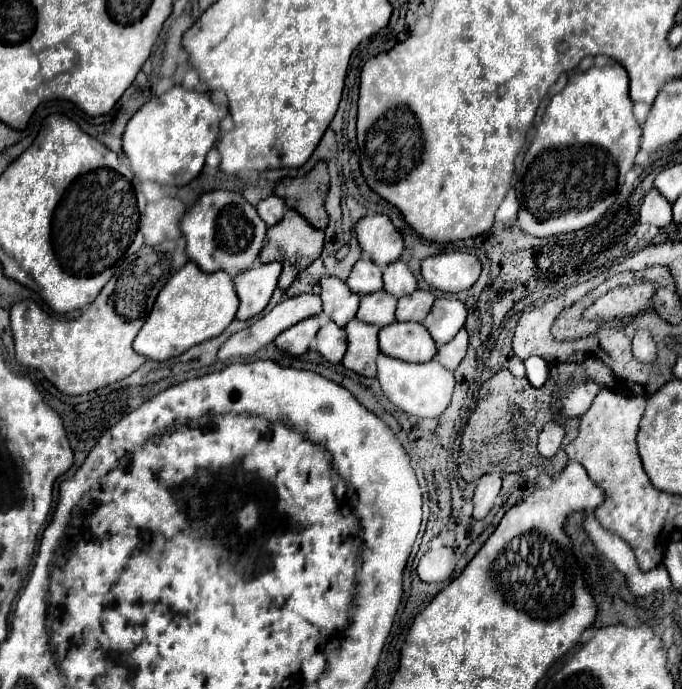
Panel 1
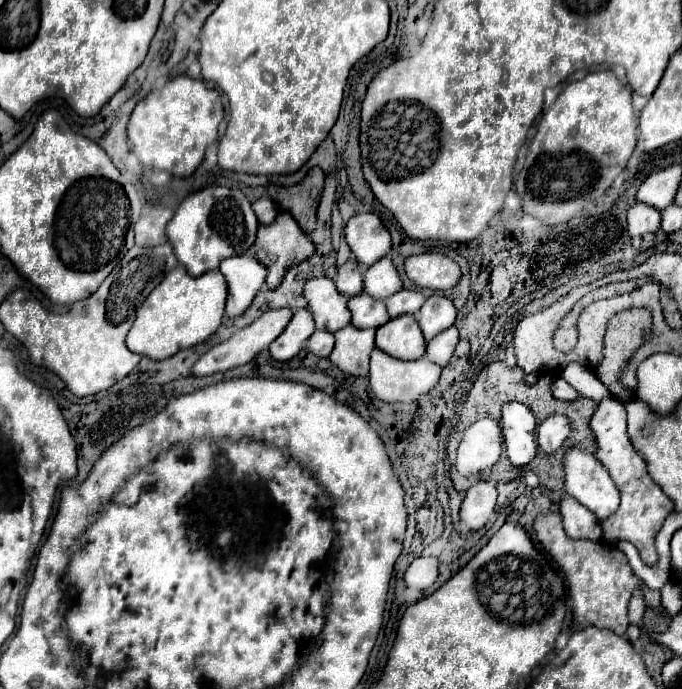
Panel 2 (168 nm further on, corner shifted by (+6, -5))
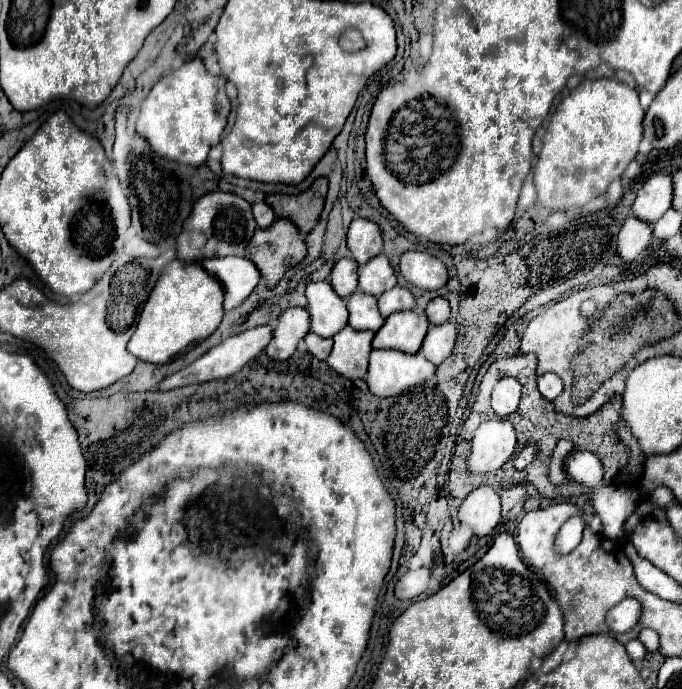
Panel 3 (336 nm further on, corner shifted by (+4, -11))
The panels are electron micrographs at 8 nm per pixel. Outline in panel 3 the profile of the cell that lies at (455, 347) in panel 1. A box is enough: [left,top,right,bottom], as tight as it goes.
[421,322,455,364]

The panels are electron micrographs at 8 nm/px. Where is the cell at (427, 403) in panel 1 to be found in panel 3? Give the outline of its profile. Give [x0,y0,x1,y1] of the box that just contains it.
[367,350,435,396]

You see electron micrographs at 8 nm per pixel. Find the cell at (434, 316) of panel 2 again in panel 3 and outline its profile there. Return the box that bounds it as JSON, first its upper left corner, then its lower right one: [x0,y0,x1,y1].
[425,296,449,324]

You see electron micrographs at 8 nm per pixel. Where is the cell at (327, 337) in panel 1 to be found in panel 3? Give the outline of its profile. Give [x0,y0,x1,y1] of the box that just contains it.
[303,332,333,360]

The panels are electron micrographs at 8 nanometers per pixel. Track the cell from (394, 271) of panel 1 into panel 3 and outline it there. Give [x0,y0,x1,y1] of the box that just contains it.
[359,254,397,296]

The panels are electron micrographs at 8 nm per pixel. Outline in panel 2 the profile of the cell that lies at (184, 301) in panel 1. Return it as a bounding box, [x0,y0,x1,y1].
[127,266,227,360]

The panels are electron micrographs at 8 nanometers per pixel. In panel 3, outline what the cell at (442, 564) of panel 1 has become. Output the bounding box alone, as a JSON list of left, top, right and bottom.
[395,568,431,600]

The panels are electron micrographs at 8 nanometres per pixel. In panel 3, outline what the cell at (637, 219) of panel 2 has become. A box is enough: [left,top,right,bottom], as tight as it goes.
[617,216,653,262]

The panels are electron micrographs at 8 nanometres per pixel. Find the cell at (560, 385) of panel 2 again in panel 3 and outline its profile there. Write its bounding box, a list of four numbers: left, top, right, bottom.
[539,374,563,400]

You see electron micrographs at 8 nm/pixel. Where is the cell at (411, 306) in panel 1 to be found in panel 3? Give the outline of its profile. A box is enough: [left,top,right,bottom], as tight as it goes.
[377,284,415,318]

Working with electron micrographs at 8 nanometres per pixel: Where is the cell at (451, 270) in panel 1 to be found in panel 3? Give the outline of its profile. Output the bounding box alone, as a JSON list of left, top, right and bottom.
[399,252,447,290]

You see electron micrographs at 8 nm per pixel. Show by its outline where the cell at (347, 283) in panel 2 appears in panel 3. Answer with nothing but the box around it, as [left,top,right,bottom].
[329,258,359,298]

